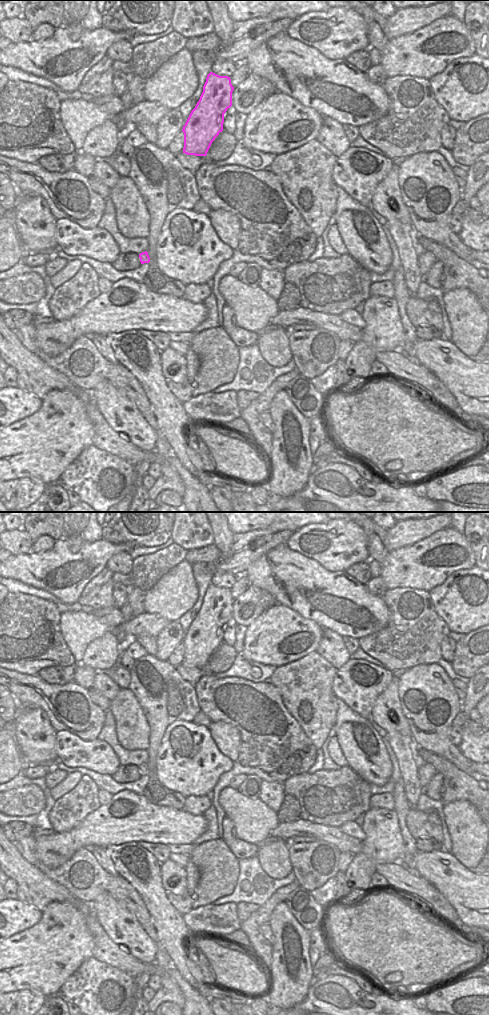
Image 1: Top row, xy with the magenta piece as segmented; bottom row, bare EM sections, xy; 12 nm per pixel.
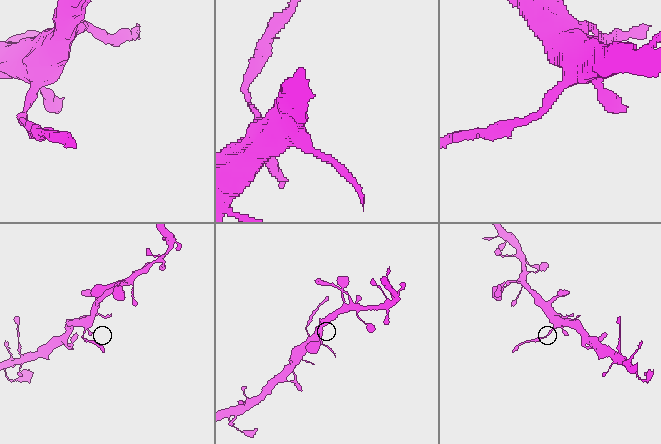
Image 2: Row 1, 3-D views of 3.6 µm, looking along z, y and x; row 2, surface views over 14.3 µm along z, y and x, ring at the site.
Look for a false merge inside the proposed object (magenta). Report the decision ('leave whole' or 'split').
split

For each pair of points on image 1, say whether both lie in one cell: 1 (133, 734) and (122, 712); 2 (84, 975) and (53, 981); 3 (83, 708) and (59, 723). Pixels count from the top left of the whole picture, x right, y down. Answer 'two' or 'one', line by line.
1: one
2: two
3: one

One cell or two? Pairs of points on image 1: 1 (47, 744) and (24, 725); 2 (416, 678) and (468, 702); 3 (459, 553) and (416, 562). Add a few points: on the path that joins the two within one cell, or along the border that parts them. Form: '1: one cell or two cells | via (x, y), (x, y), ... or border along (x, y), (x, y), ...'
1: one cell | via (40, 744), (31, 738), (31, 732)
2: two cells | border along (461, 701), (462, 711)
3: one cell | via (448, 553), (442, 553), (427, 562)

